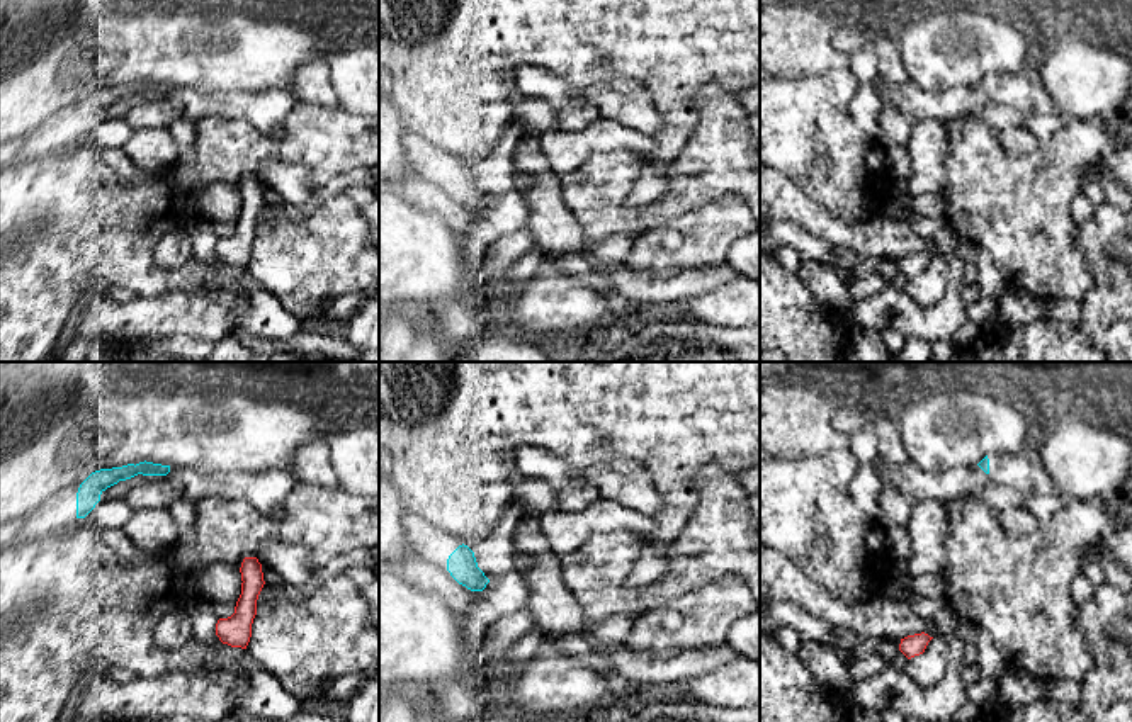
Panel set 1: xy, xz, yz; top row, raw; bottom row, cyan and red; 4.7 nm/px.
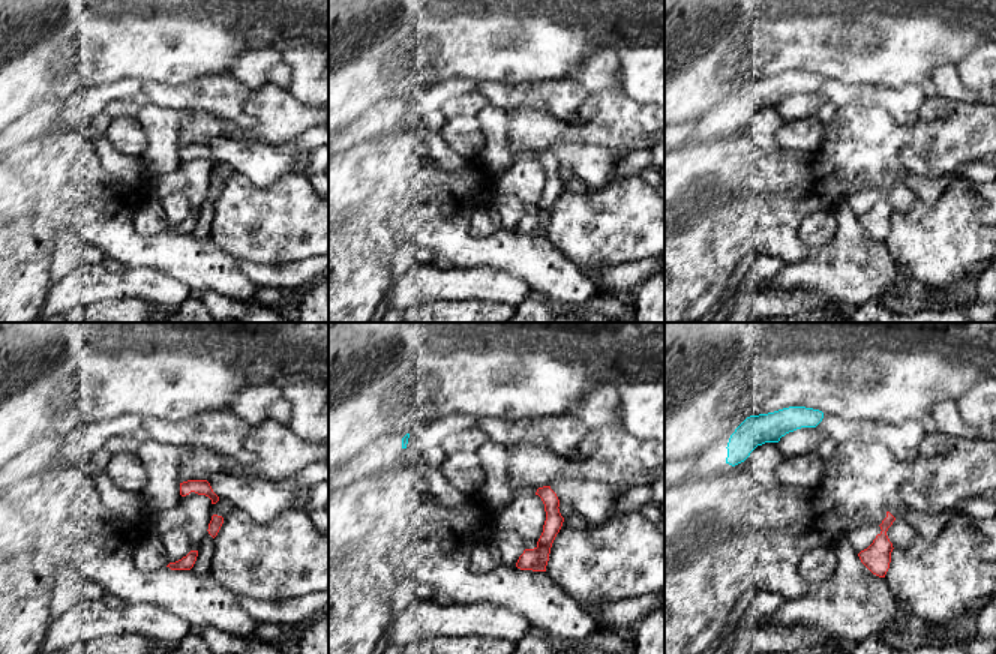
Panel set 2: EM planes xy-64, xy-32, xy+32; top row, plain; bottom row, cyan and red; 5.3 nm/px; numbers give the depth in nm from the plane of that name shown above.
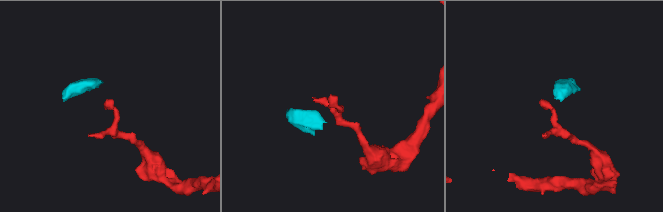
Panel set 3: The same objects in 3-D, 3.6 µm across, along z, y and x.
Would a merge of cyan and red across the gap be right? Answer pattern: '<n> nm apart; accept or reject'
550 nm apart; reject

